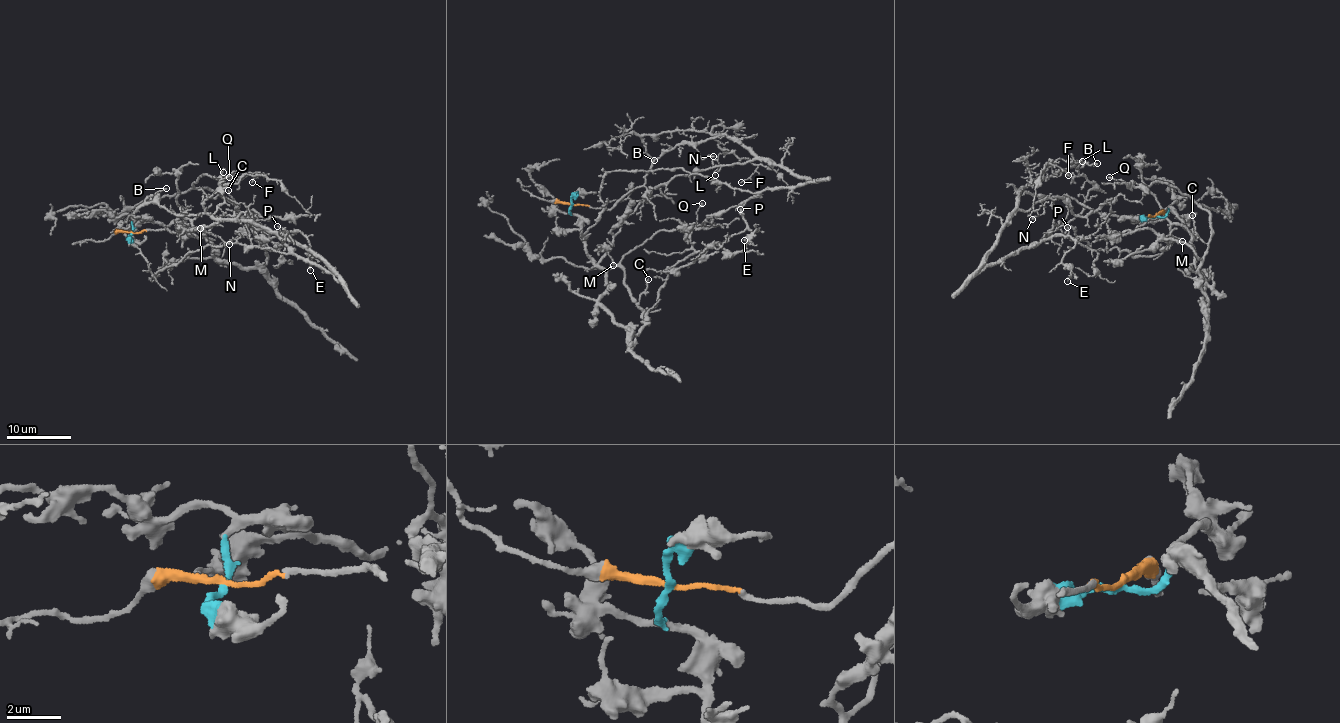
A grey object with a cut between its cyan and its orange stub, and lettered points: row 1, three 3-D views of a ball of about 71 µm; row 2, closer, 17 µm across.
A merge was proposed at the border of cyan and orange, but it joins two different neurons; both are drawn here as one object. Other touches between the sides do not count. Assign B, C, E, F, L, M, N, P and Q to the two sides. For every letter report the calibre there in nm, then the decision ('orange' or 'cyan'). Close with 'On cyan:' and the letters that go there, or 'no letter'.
B: 160 nm | orange
C: 150 nm | cyan
E: 130 nm | orange
F: 90 nm | orange
L: 110 nm | orange
M: 150 nm | cyan
N: 140 nm | orange
P: 110 nm | orange
Q: 180 nm | cyan
On cyan: C, M, Q

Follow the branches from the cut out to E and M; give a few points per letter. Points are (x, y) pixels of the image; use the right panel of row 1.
E: (1156, 216), (1103, 214), (1073, 198), (1016, 193), (1015, 209), (986, 262), (1071, 237), (1062, 262), (1068, 281)
M: (1156, 216), (1162, 216), (1170, 208), (1192, 230), (1193, 235), (1180, 225), (1171, 225), (1171, 239), (1182, 241)

